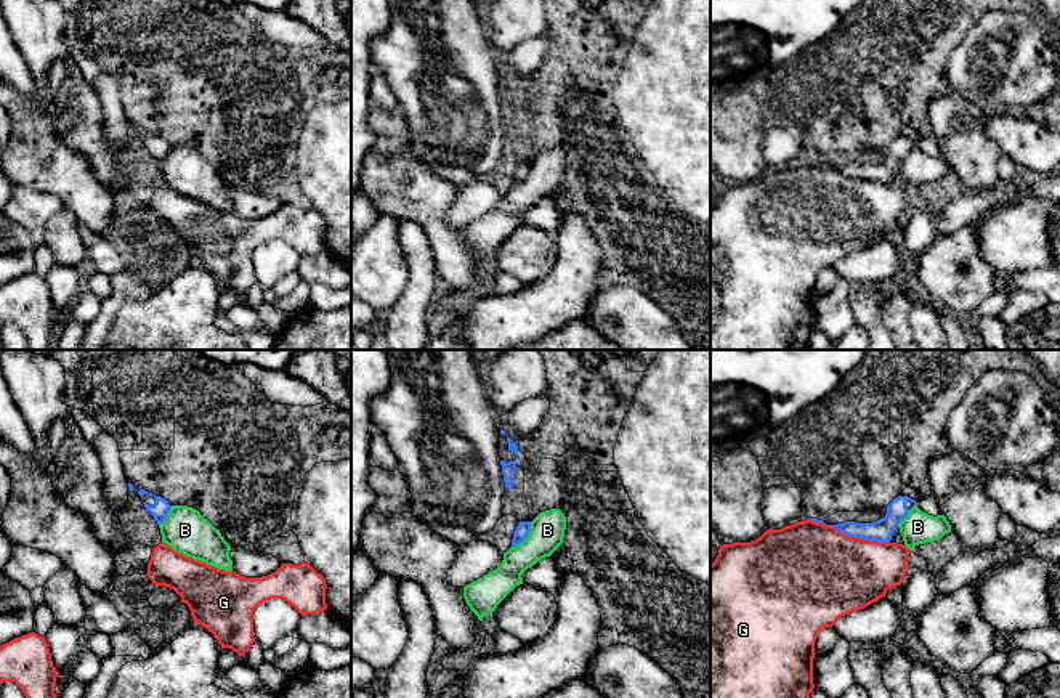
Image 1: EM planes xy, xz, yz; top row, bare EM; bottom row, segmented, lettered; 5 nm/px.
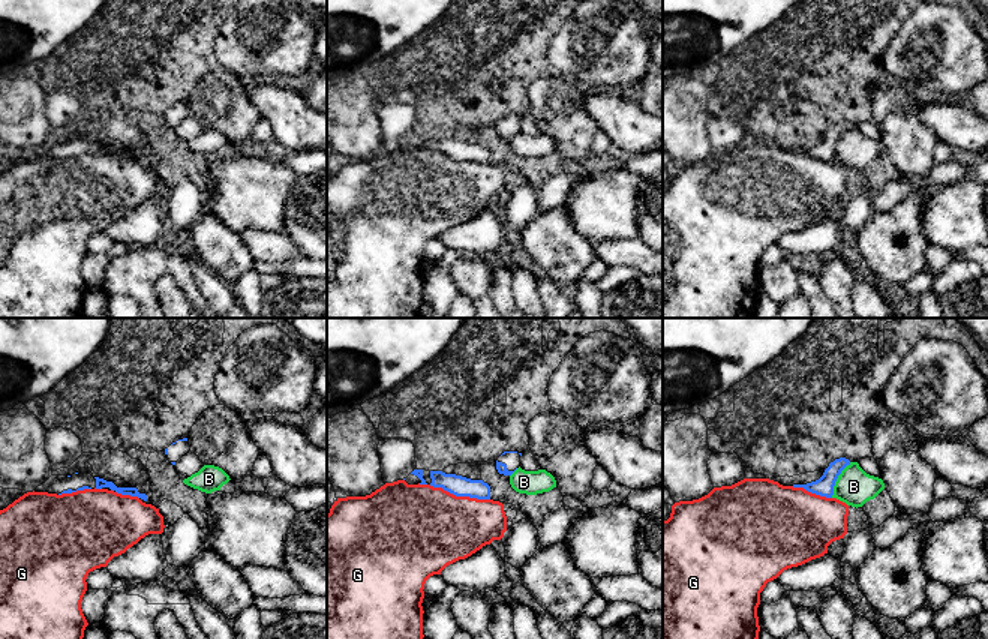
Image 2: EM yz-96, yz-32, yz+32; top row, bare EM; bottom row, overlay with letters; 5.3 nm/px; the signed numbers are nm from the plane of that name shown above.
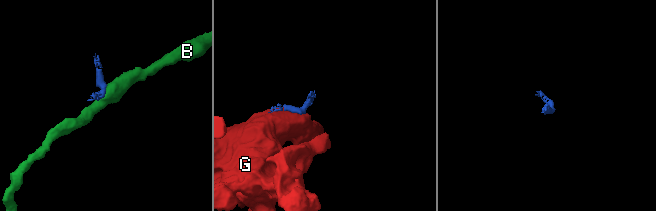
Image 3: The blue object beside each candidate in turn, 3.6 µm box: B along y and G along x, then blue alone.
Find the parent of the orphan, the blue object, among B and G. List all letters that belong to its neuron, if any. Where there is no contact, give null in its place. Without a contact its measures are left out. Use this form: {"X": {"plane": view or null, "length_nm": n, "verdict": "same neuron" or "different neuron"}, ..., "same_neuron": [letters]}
{"B": {"plane": "xz", "length_nm": 170, "verdict": "different neuron"}, "G": {"plane": "yz", "length_nm": 300, "verdict": "different neuron"}, "same_neuron": []}

